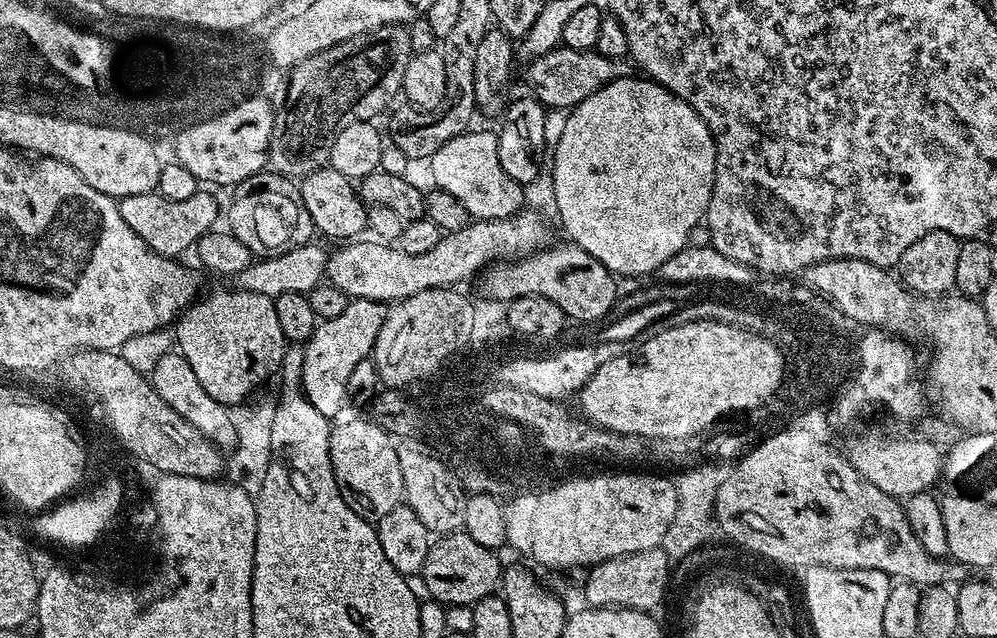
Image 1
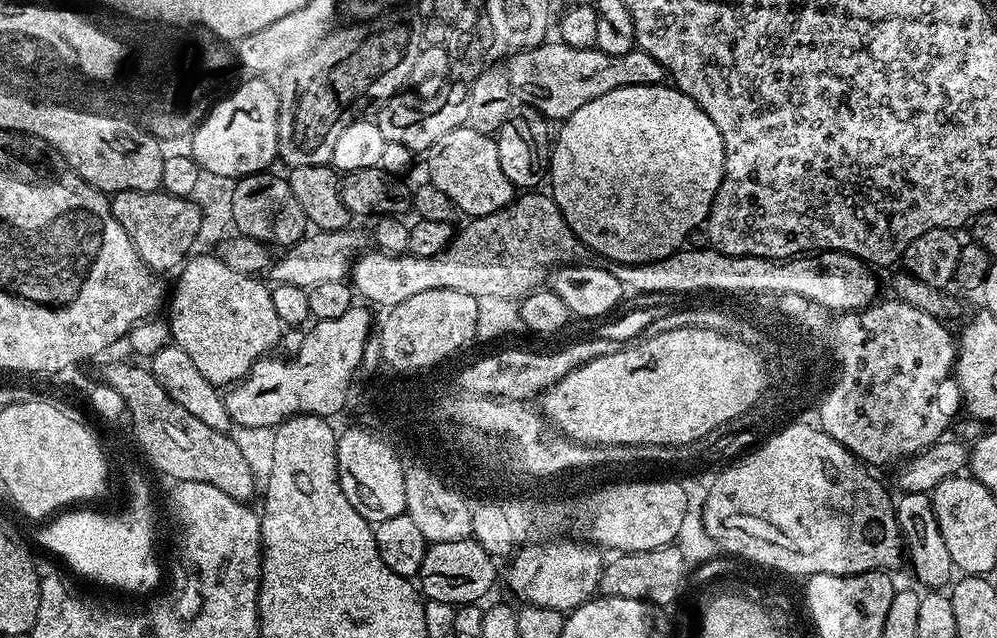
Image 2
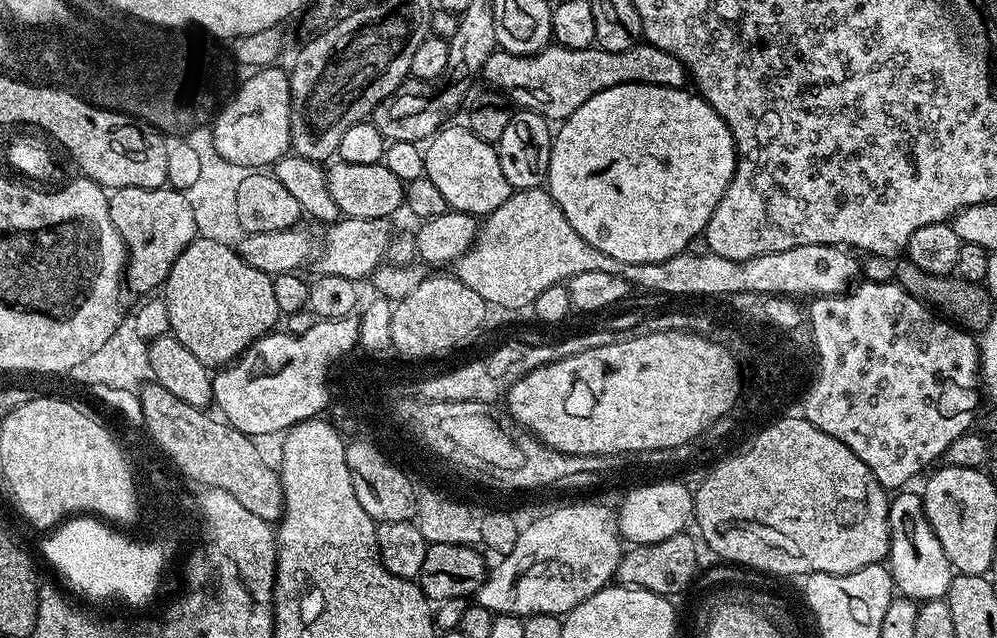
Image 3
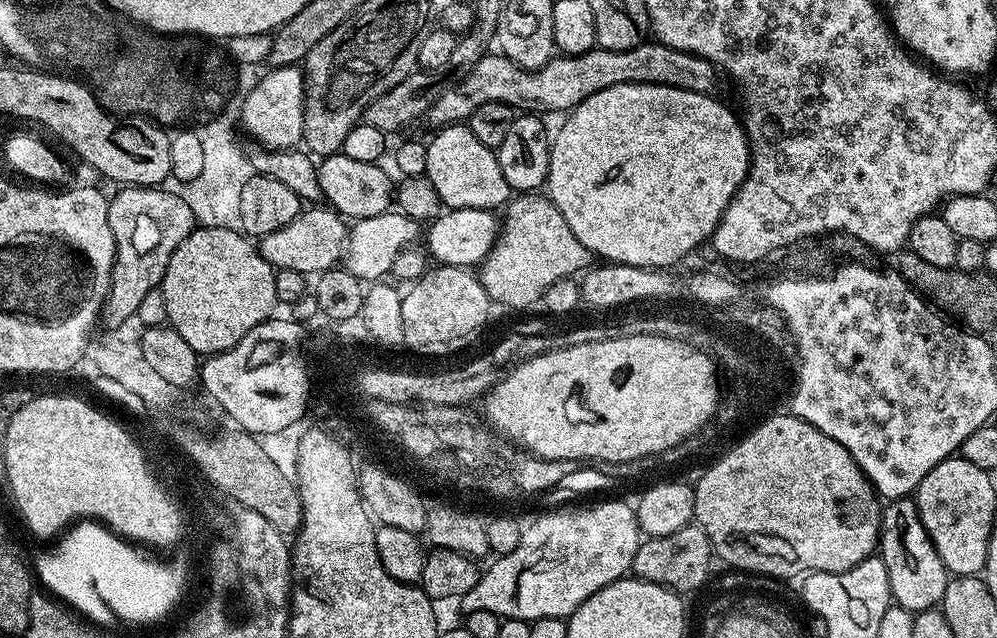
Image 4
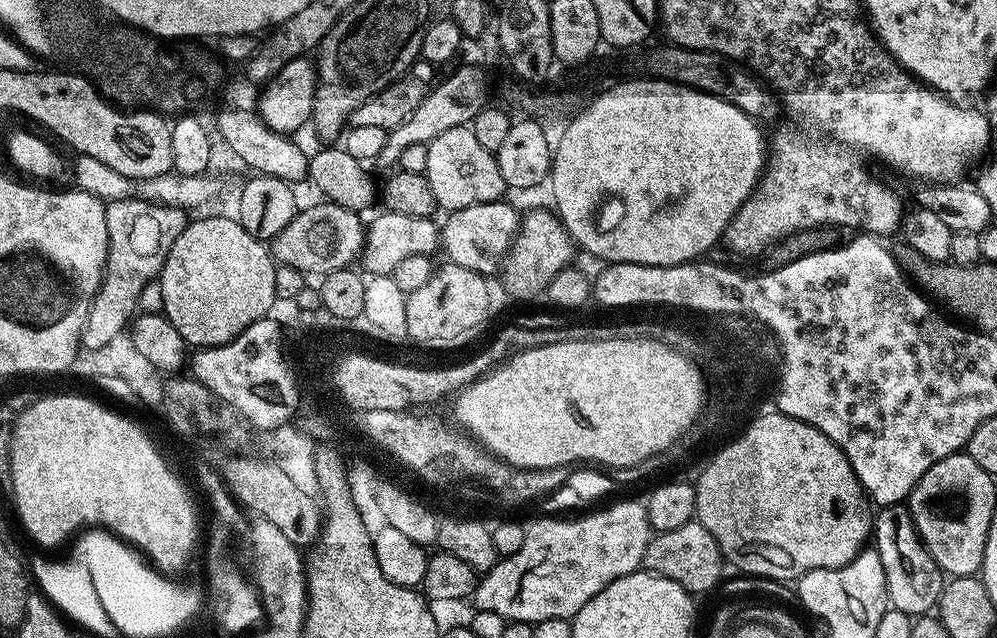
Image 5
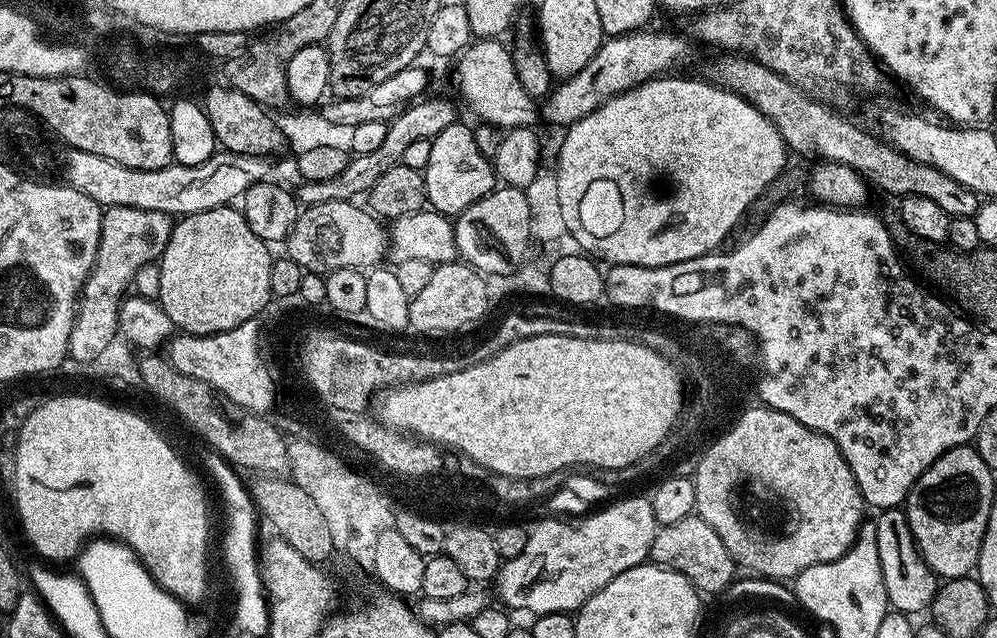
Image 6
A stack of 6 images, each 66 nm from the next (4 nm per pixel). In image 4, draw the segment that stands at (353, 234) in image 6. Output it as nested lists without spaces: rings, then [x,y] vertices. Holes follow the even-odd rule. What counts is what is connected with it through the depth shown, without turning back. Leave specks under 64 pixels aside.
[[[312,206],[309,210],[301,210],[296,217],[291,220],[286,226],[282,226],[282,230],[274,230],[270,234],[259,237],[258,247],[260,256],[271,264],[273,269],[279,270],[298,270],[305,274],[319,274],[325,272],[327,268],[337,267],[341,263],[344,255],[344,249],[348,243],[349,225],[346,223],[345,217],[331,207],[323,206],[324,208],[316,208],[320,206]]]

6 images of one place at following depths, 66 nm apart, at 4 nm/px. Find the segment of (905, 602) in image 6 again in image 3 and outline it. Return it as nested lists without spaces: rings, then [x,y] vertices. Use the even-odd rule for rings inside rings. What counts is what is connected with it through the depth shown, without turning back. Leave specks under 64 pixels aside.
[[[900,490],[891,497],[888,506],[888,525],[890,526],[890,546],[888,547],[887,567],[892,573],[892,583],[899,595],[909,600],[923,602],[925,600],[943,600],[950,590],[950,582],[954,569],[950,558],[946,558],[946,550],[942,550],[942,542],[938,542],[938,534],[930,526],[924,509],[924,497],[919,491]]]

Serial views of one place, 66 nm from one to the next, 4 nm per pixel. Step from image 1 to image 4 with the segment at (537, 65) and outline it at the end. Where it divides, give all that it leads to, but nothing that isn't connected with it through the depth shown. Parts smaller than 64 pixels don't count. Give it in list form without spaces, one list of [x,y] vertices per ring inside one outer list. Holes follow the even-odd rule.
[[[645,42],[634,50],[606,50],[599,46],[577,56],[553,55],[541,68],[519,68],[510,58],[499,54],[485,54],[466,75],[455,81],[453,88],[433,99],[426,120],[435,126],[447,126],[467,121],[478,106],[498,102],[510,104],[528,114],[544,112],[567,113],[577,108],[590,94],[623,84],[657,84],[674,86],[678,90],[715,93],[718,69],[706,58],[682,50],[674,50],[659,42]]]

